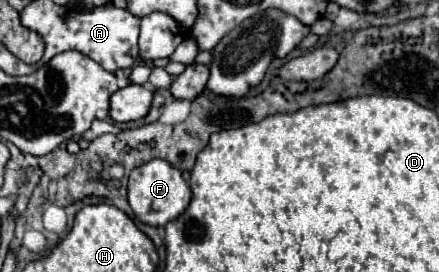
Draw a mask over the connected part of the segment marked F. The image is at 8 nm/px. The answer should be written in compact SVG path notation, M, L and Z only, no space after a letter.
M153 159L151 163L145 163L131 171L129 185L127 185L127 197L129 197L129 205L135 213L135 217L141 223L147 223L153 227L163 227L169 221L177 219L187 209L187 205L191 201L191 189L185 183L181 171L175 171L175 167L171 167L163 159Z

